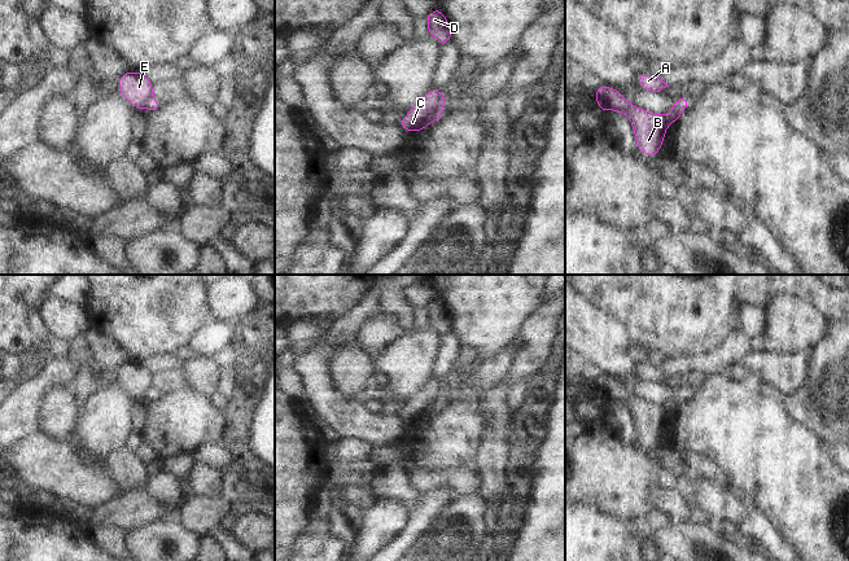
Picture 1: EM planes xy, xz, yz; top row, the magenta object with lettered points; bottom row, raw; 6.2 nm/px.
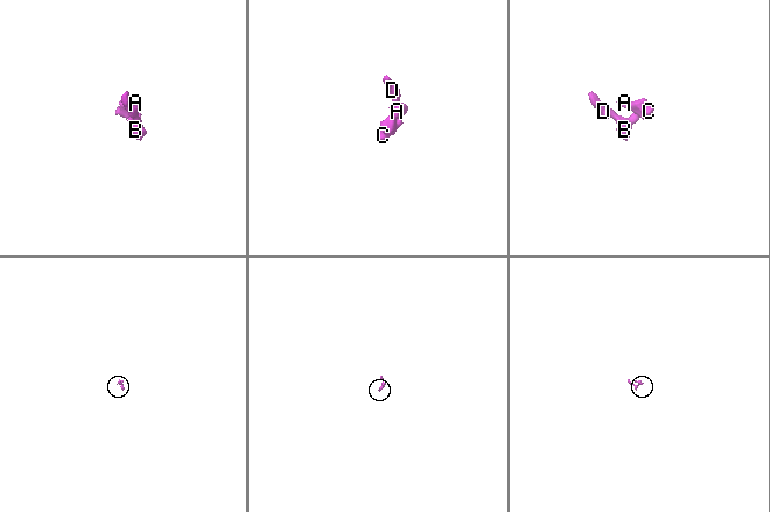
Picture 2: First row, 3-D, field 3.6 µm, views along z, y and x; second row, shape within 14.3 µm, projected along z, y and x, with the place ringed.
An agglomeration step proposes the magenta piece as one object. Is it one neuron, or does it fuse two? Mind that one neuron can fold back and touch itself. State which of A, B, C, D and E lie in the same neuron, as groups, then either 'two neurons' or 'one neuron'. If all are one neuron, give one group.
A C E / B D | two neurons

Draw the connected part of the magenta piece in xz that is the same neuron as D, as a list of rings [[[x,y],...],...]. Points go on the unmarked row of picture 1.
[[[437,298],[426,304],[425,310],[428,312],[428,324],[433,325],[441,337],[445,337],[452,326],[452,320],[443,302]]]

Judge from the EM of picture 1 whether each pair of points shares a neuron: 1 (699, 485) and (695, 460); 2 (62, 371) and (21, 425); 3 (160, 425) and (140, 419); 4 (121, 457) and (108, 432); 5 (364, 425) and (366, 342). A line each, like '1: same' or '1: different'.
1: different
2: same
3: different
4: different
5: different

